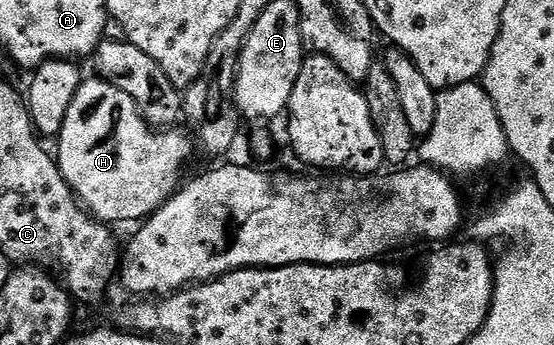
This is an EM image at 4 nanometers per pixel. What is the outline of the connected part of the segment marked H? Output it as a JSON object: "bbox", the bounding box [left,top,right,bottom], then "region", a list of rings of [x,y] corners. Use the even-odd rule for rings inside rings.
{"bbox":[56,77,192,223],"region":[[[97,77],[87,78],[80,85],[72,105],[68,105],[68,117],[64,117],[62,132],[56,136],[56,158],[64,181],[74,190],[78,202],[101,223],[130,223],[133,219],[146,221],[159,211],[174,195],[183,182],[182,170],[190,159],[192,143],[189,136],[179,129],[155,129],[144,121],[138,112],[136,101],[128,93],[120,93],[110,83]]]}

